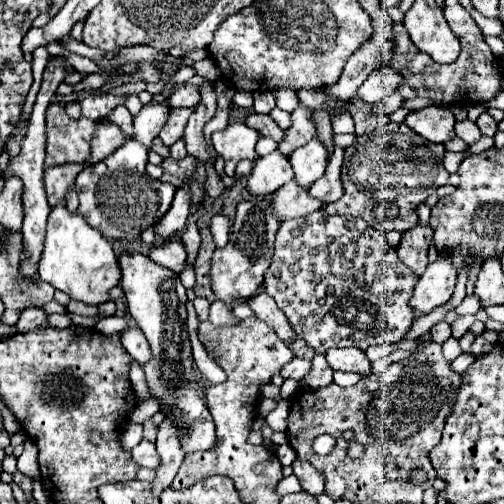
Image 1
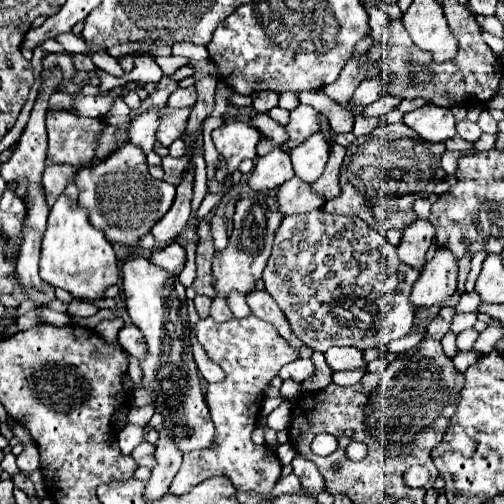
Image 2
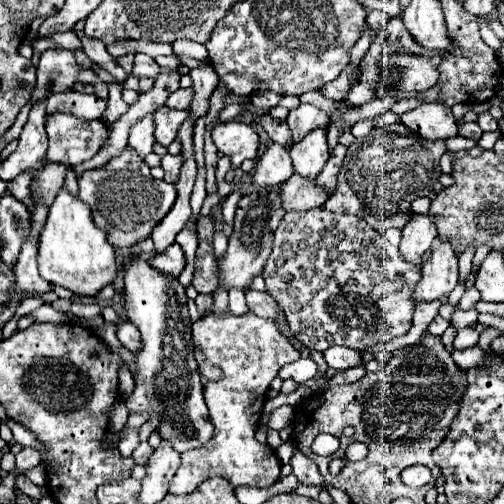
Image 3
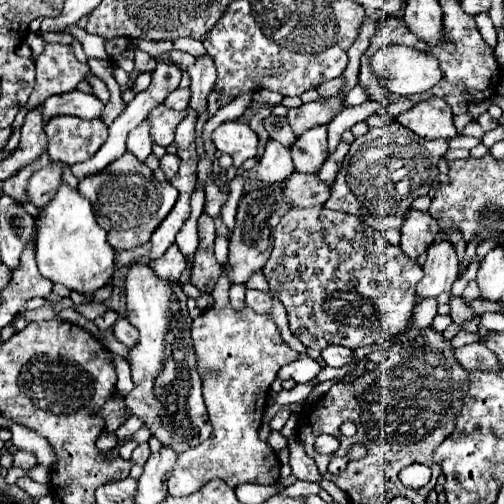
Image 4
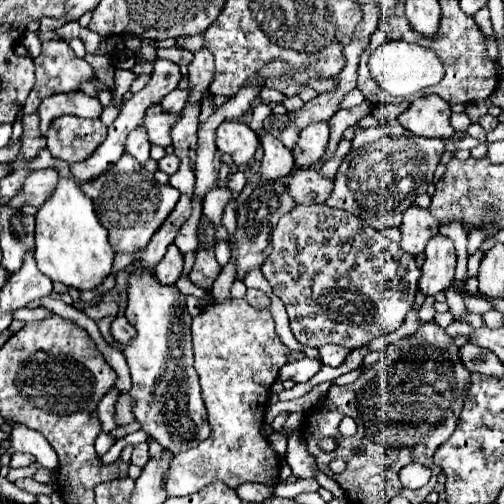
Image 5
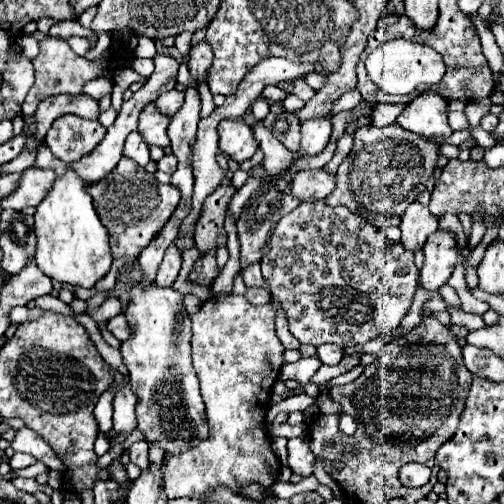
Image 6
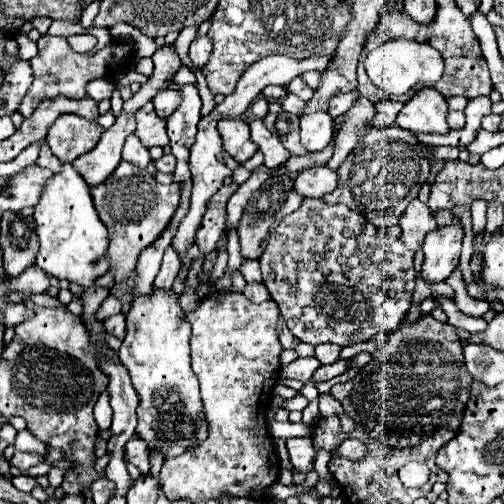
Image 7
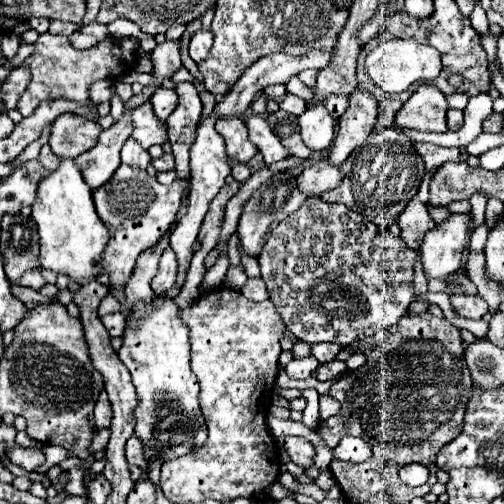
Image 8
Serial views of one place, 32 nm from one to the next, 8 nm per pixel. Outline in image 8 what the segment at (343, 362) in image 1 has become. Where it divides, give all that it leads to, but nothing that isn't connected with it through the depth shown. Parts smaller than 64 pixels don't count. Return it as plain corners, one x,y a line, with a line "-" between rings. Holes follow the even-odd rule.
320,342
320,344
310,344
312,348
312,356
320,362
320,364
326,364
326,362
332,362
336,358
336,354
342,350
342,346
338,344
332,344
332,342

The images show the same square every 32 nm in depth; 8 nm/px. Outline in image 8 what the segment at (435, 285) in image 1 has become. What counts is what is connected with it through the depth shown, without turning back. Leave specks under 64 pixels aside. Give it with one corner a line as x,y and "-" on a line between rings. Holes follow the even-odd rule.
450,212
450,216
432,228
432,232
426,232
420,248
426,276
444,280
448,274
460,270
466,238
472,230
472,212

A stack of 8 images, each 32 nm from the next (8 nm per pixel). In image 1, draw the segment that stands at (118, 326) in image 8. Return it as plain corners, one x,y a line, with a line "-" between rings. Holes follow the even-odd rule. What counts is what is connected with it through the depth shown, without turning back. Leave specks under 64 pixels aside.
136,326
126,328
126,330
120,334
120,342
122,342
122,346
126,348
126,352
128,352
134,360
138,360
140,364
144,364
144,362
148,362
148,360
152,358
150,346
148,346
144,334
142,334

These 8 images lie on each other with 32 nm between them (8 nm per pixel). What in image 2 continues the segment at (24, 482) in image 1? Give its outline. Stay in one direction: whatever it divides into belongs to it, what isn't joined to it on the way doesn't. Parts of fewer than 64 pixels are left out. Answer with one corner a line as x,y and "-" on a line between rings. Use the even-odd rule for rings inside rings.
16,474
16,476
14,476
14,484
16,484
16,488
20,488
22,492
26,492
28,496
36,496
36,488
34,488
34,484
30,482
28,476

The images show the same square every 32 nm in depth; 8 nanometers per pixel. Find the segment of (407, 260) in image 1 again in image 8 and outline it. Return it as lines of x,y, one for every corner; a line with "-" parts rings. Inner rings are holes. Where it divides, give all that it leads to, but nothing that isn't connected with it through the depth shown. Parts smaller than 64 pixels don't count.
412,198
404,208
404,212
398,216
398,226
402,230
400,238
408,244
408,248
418,250
424,234
432,230
436,222
430,218
428,208
418,198

